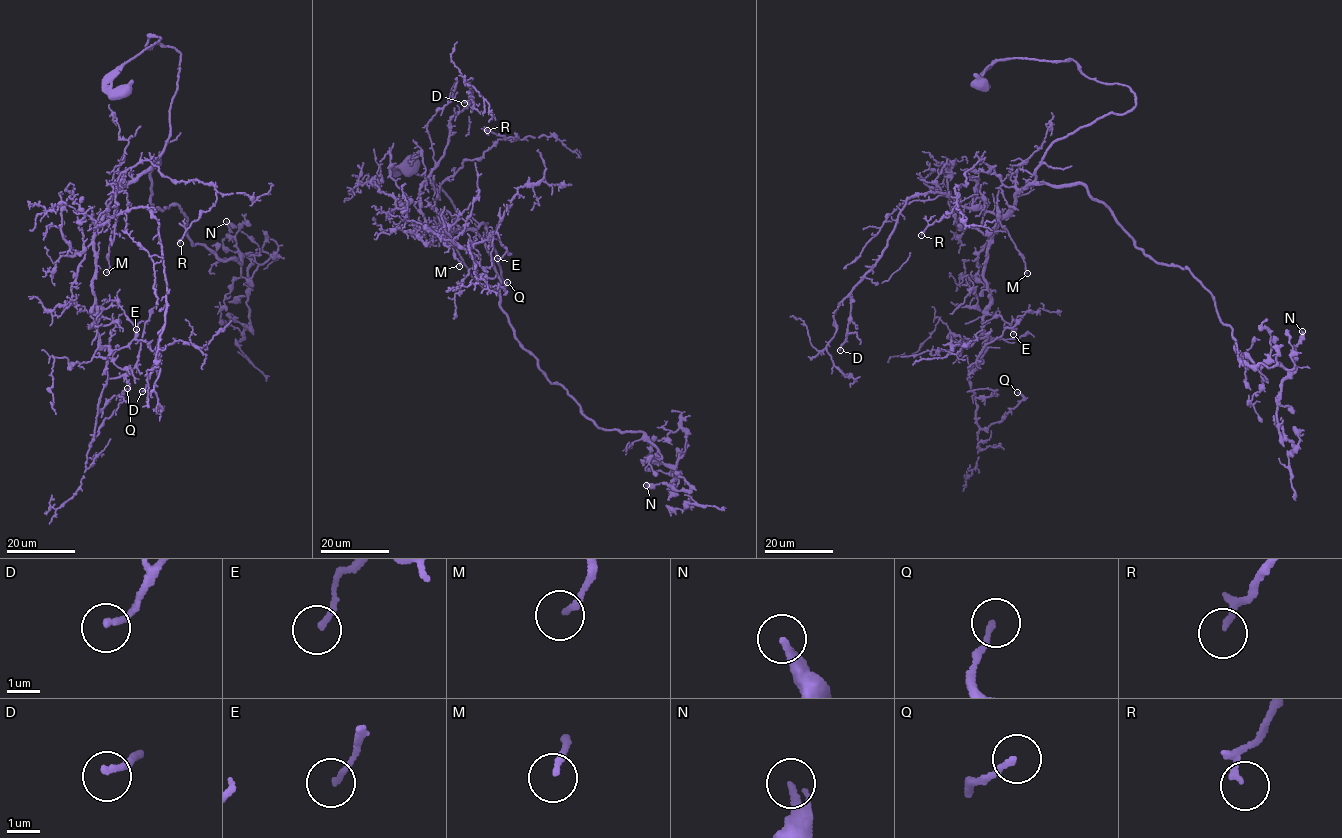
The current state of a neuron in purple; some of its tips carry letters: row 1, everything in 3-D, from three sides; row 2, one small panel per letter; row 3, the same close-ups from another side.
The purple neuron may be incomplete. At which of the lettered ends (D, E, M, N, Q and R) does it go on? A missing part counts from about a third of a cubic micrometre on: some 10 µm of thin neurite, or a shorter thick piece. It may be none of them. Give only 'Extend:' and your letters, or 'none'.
Extend: D, M

